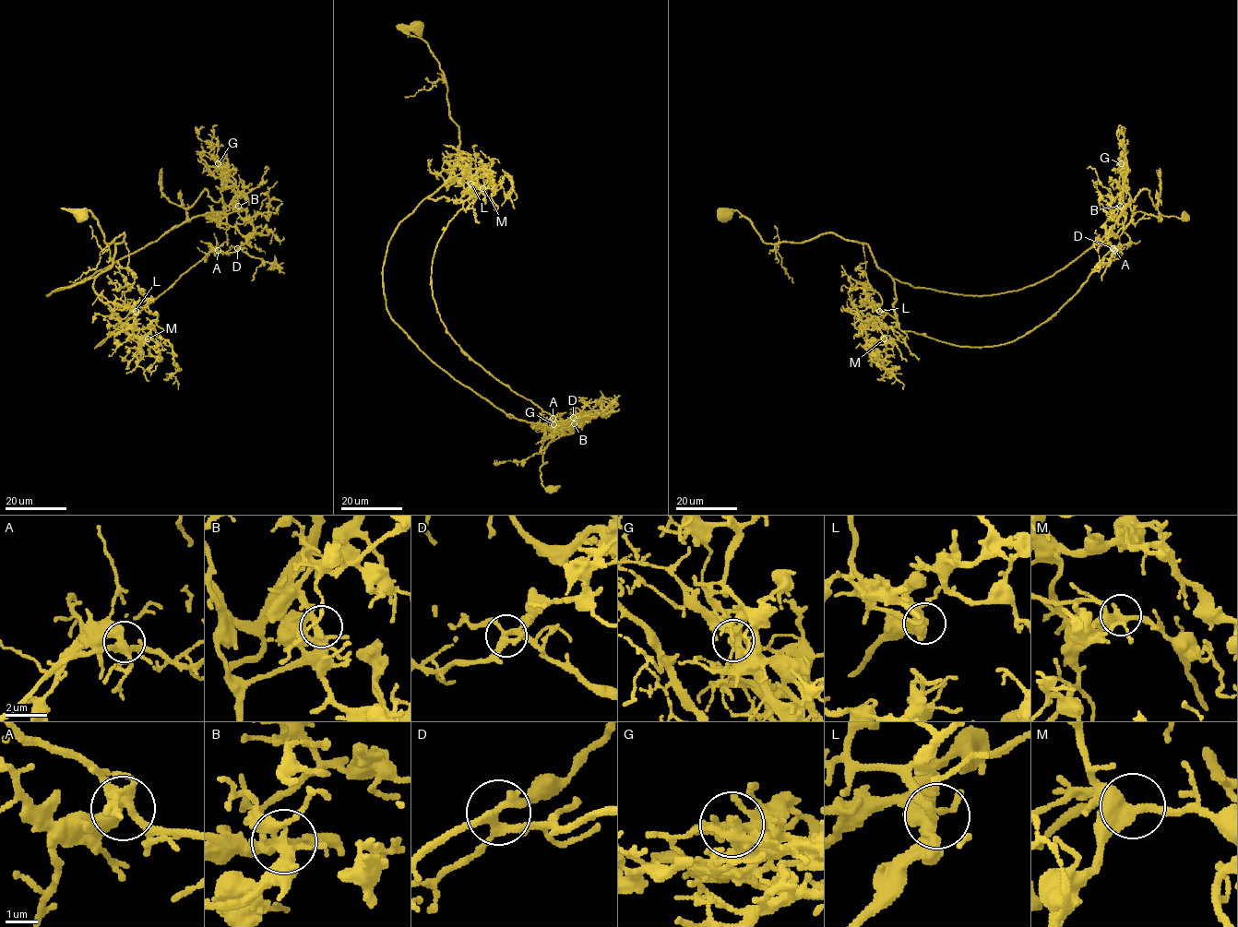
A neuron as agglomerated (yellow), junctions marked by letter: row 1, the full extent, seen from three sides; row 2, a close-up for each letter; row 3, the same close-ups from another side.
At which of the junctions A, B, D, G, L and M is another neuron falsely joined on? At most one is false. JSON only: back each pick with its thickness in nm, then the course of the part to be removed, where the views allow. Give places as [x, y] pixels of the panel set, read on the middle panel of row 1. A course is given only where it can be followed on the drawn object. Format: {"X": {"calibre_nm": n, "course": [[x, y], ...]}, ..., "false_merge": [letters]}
{"G": {"calibre_nm": 140, "course": [[553, 424], [569, 428], [571, 432], [547, 438], [540, 452], [526, 460], [497, 464]]}, "false_merge": ["G"]}

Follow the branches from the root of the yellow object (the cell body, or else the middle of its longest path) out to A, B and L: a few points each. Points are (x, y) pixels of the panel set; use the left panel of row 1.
A: (83, 213), (93, 215), (105, 243), (124, 233), (93, 290), (127, 330), (96, 348), (218, 250)
B: (83, 213), (105, 243), (124, 241), (109, 268), (48, 295), (238, 206)
L: (83, 213), (93, 215), (105, 243), (124, 233), (95, 293), (122, 319), (136, 311)

